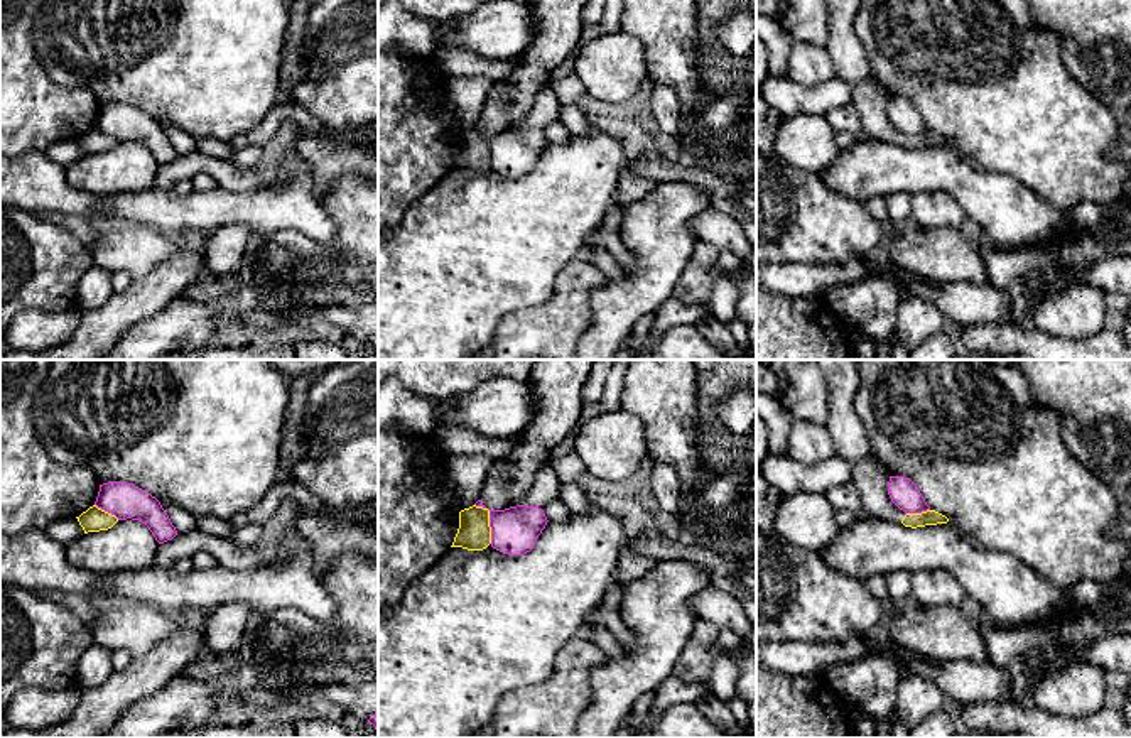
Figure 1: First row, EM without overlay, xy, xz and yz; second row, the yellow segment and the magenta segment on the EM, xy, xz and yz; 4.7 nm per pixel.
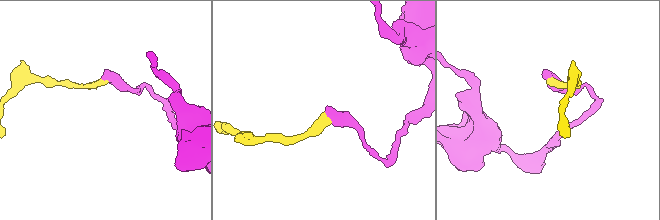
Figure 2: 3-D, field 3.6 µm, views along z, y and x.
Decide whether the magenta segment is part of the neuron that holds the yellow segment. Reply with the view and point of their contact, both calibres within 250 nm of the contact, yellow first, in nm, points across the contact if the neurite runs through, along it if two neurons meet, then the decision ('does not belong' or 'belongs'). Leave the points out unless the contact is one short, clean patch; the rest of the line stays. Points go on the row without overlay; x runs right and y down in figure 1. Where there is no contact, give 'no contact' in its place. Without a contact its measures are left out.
meets yellow in xz at (488, 142); 160 nm thick on the yellow side, 220 nm on the other; border along xz (475, 125), (488, 132), (492, 164); does not belong

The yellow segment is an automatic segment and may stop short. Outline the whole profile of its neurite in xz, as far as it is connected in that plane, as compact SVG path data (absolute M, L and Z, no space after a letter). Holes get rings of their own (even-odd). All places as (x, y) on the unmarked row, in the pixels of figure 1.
M469 128L459 133L459 150L451 169L483 172L491 166L490 132Z

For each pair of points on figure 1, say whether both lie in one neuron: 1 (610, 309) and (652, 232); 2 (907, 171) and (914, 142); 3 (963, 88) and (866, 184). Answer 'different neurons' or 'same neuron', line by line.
1: same neuron
2: different neurons
3: different neurons

